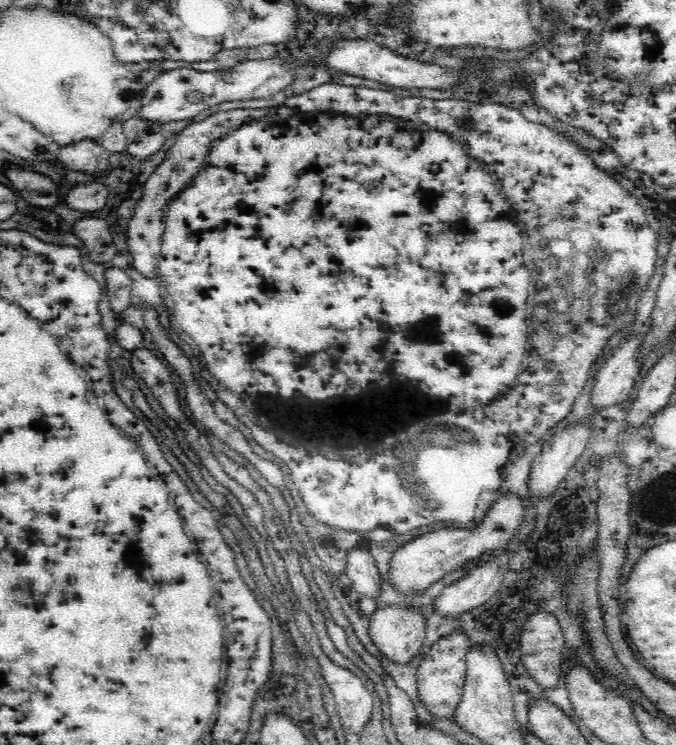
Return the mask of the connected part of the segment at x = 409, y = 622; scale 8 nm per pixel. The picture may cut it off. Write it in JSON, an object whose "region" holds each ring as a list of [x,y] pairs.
{"region":[[[386,606],[371,614],[368,634],[373,645],[394,664],[408,664],[420,650],[426,638],[426,619],[417,608],[411,606]]]}

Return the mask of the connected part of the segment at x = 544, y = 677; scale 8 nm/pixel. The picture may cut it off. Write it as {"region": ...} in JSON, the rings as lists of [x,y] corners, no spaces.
{"region":[[[538,612],[526,622],[524,629],[521,632],[519,640],[519,649],[521,652],[521,661],[526,667],[530,678],[542,688],[556,688],[560,682],[560,672],[562,672],[562,661],[564,654],[564,635],[556,621],[556,617]]]}

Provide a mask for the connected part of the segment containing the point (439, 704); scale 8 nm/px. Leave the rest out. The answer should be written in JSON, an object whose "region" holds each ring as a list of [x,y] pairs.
{"region":[[[461,631],[434,642],[428,656],[425,656],[415,672],[419,700],[431,716],[438,719],[453,720],[455,708],[462,698],[466,678],[465,656],[470,648],[467,636]]]}

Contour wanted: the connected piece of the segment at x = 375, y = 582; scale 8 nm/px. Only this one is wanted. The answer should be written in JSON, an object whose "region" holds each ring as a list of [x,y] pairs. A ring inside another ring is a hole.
{"region":[[[354,547],[346,553],[345,571],[356,592],[375,598],[380,586],[380,573],[369,550]]]}

